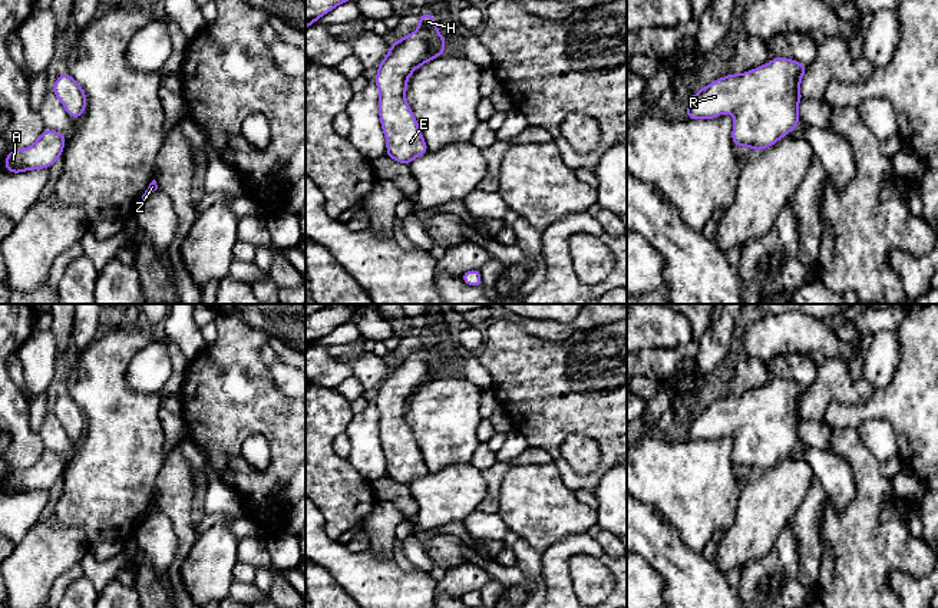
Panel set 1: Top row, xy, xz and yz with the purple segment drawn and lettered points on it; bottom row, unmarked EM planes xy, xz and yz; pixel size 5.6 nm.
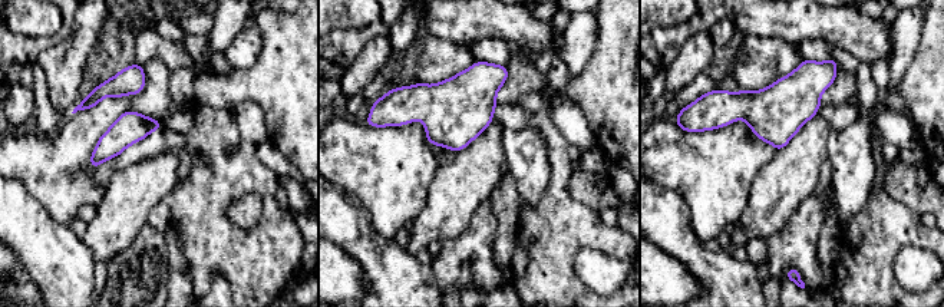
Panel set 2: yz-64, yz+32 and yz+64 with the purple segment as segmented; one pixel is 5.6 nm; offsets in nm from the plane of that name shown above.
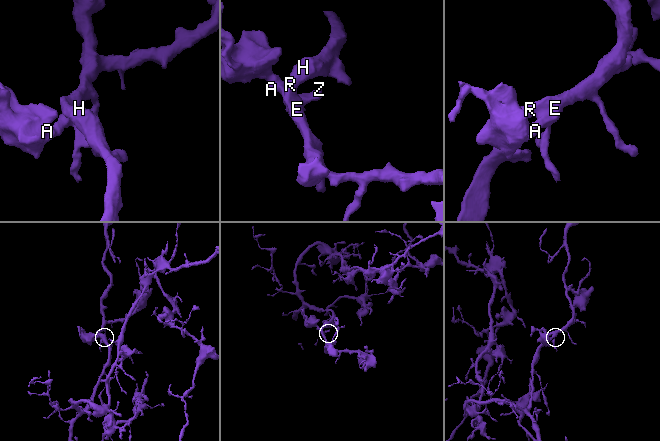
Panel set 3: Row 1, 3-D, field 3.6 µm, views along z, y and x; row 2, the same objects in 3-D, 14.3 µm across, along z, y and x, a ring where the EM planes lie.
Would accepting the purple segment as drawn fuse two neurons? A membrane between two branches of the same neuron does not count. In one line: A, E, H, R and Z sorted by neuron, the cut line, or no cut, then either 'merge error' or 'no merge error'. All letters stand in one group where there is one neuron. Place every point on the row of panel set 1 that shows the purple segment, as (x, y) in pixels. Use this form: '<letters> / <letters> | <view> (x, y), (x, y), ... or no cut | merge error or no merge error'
A E H R Z | no cut | no merge error

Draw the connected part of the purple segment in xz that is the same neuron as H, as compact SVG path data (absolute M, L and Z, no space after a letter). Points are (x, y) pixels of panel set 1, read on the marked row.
M425 10L419 29L392 43L377 67L374 79L380 92L379 115L387 151L386 155L410 165L419 155L429 152L419 123L406 102L407 77L426 62L445 53L446 40L437 32L435 17Z

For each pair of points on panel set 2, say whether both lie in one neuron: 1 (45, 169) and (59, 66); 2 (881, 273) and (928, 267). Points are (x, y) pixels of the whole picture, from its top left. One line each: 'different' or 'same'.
1: different
2: different

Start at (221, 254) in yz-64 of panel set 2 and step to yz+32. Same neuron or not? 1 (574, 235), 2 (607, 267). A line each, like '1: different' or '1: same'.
1: same
2: different

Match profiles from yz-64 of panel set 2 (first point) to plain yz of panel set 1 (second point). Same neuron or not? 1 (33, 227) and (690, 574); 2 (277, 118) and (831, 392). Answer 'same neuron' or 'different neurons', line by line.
1: same neuron
2: different neurons

